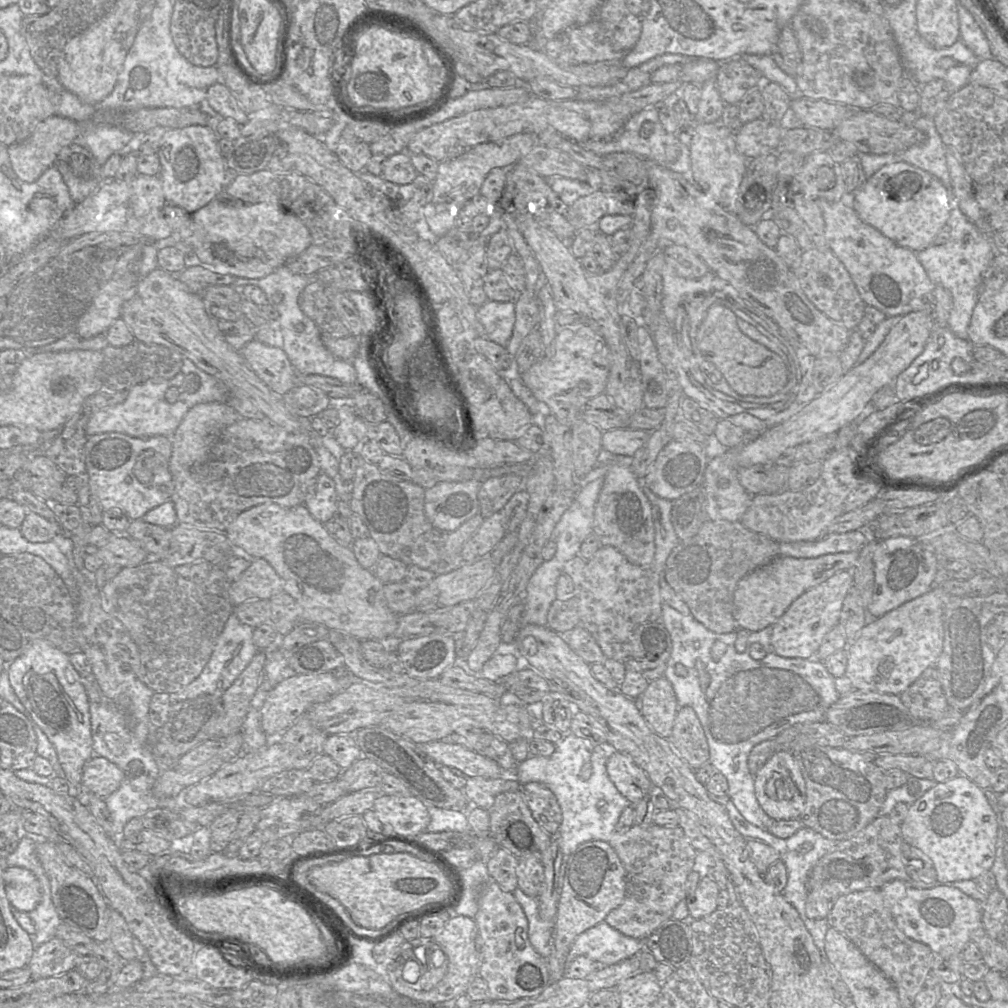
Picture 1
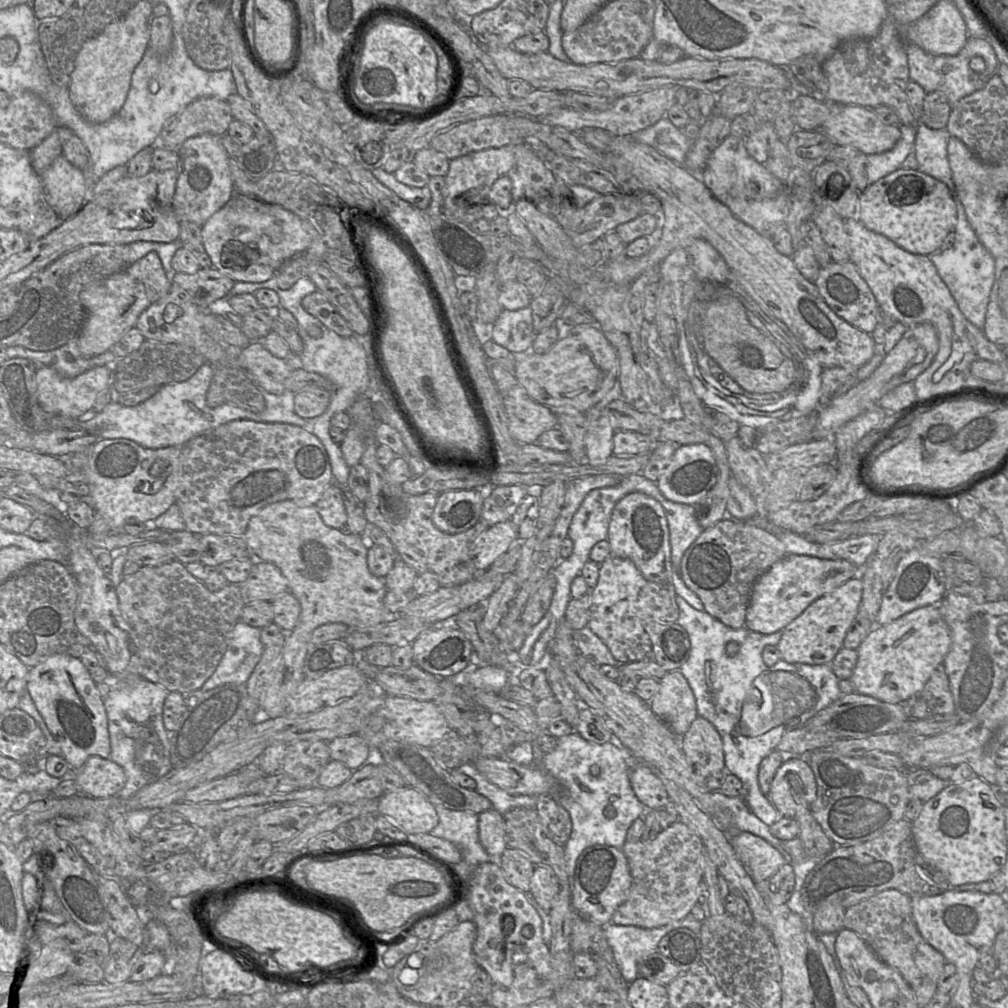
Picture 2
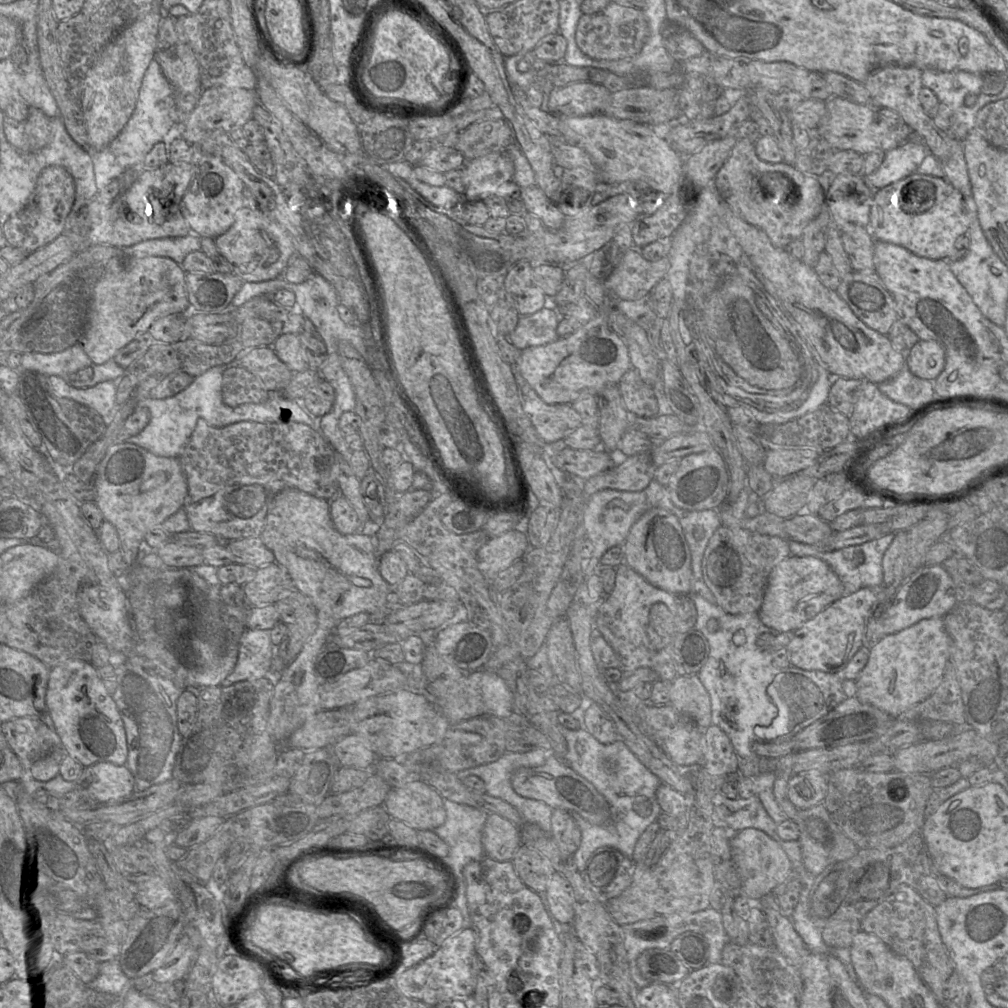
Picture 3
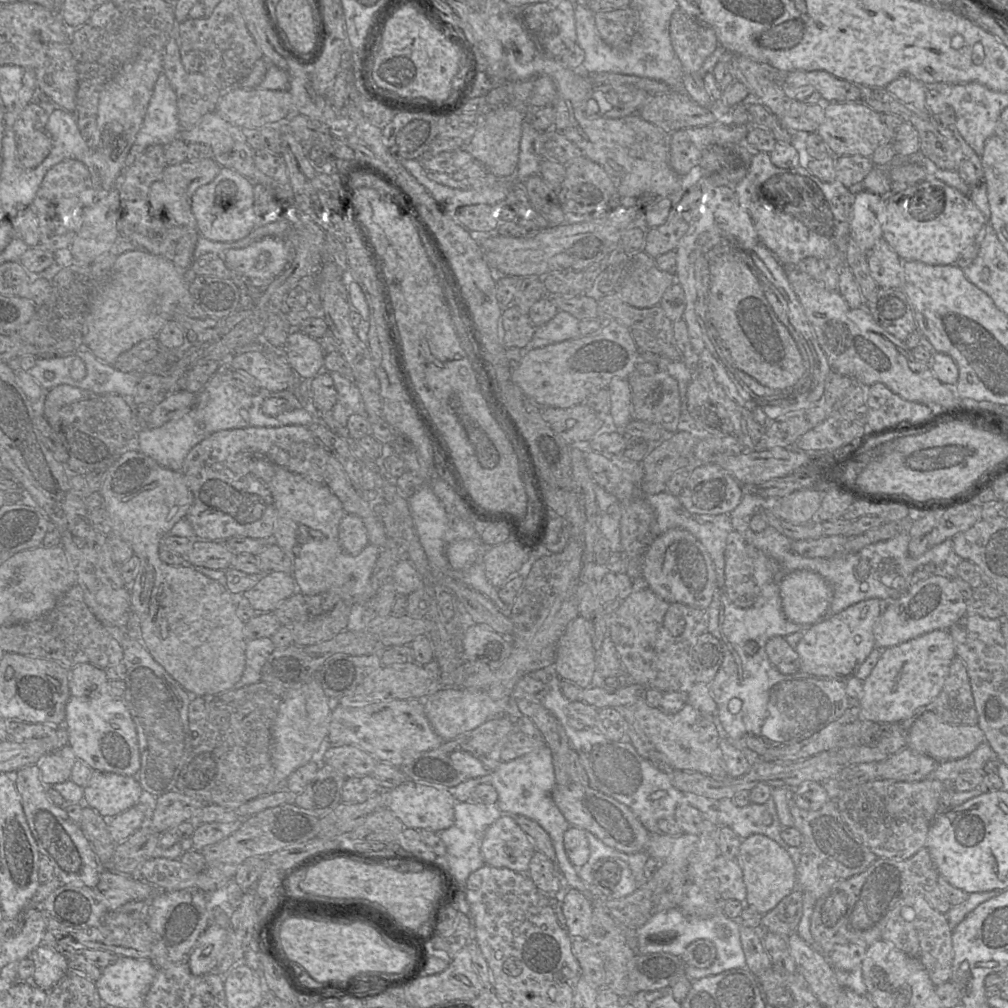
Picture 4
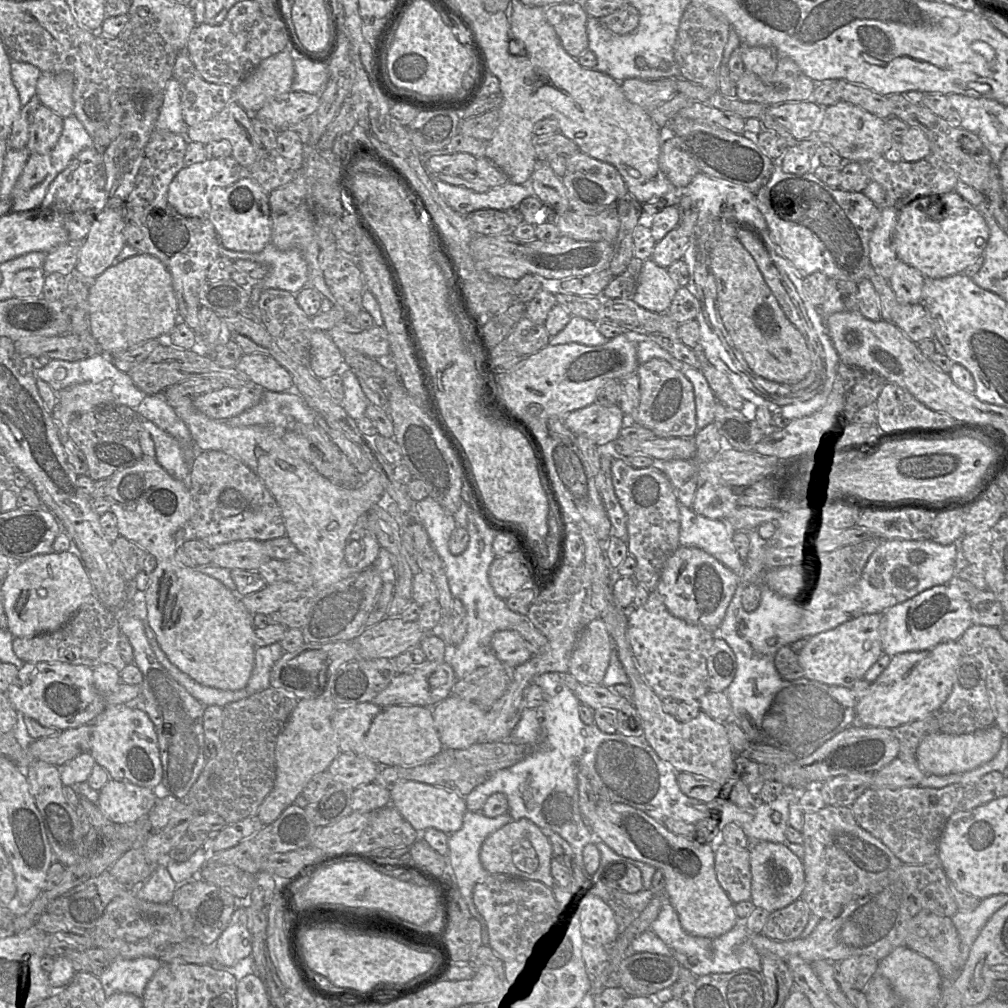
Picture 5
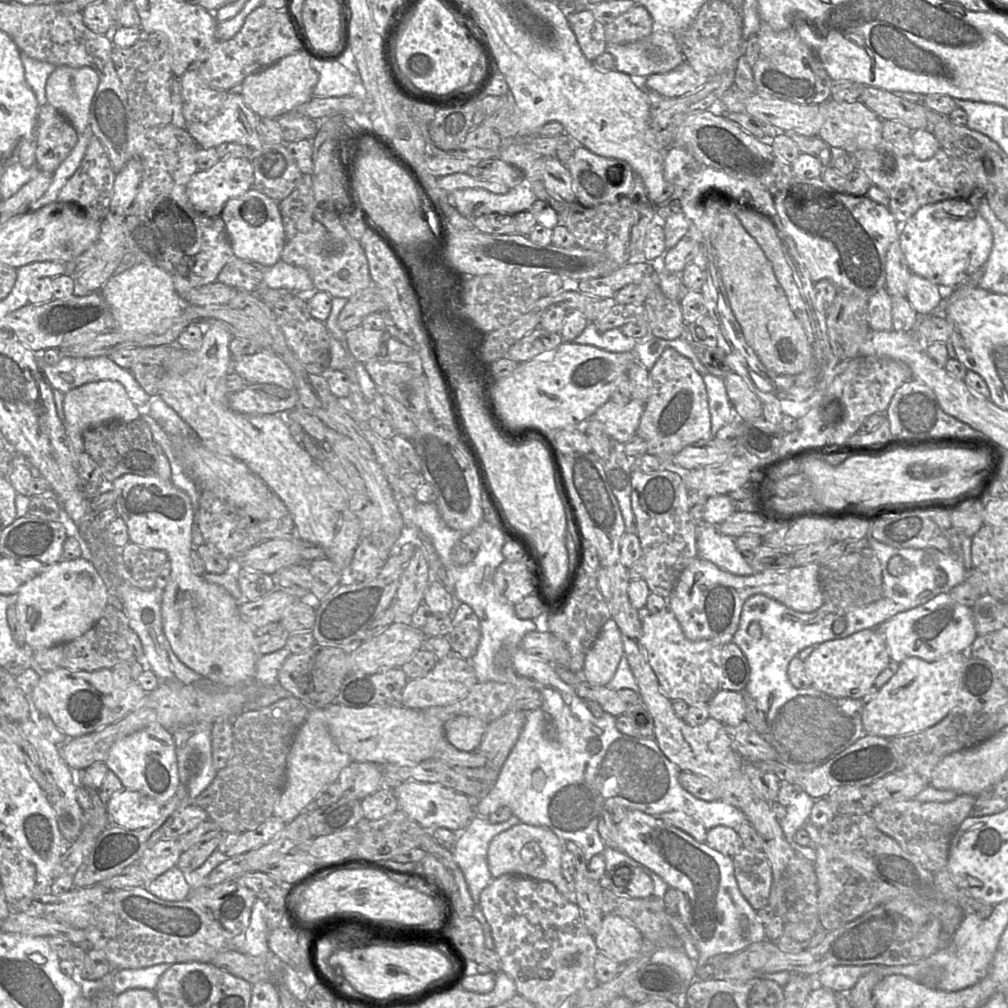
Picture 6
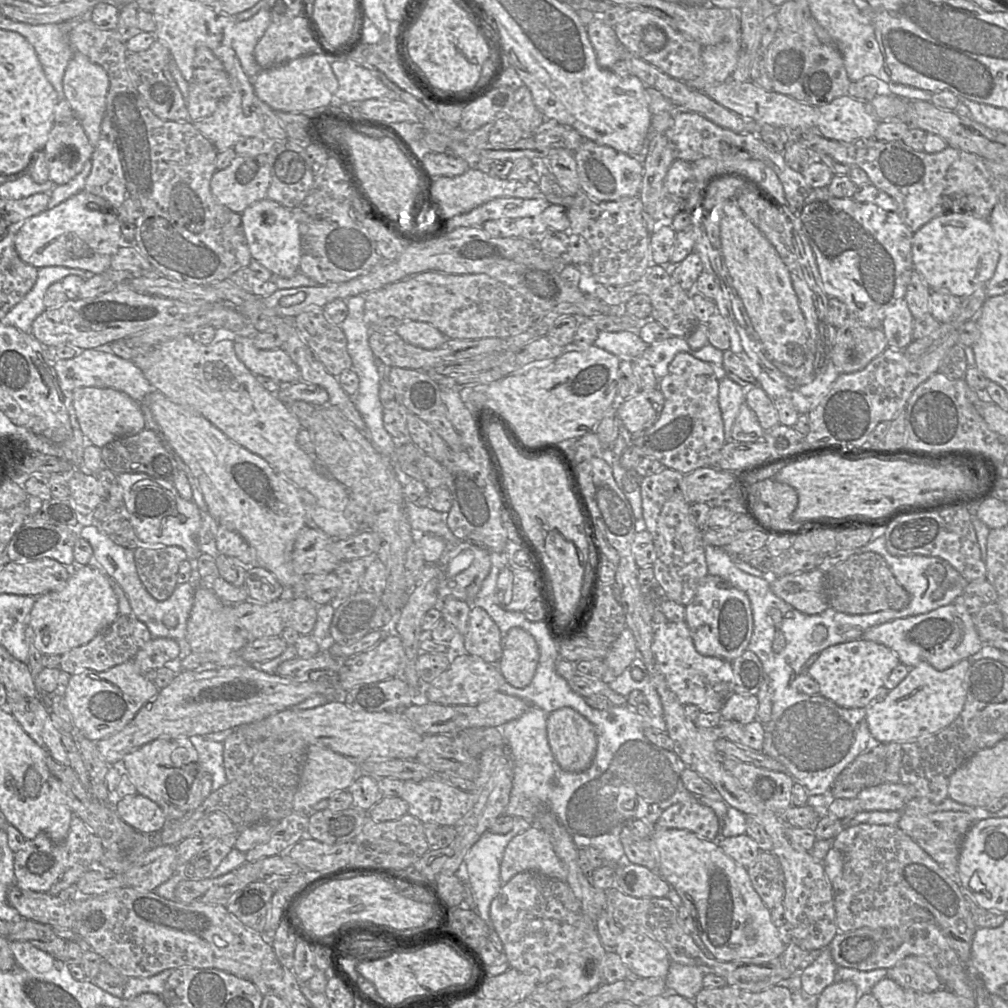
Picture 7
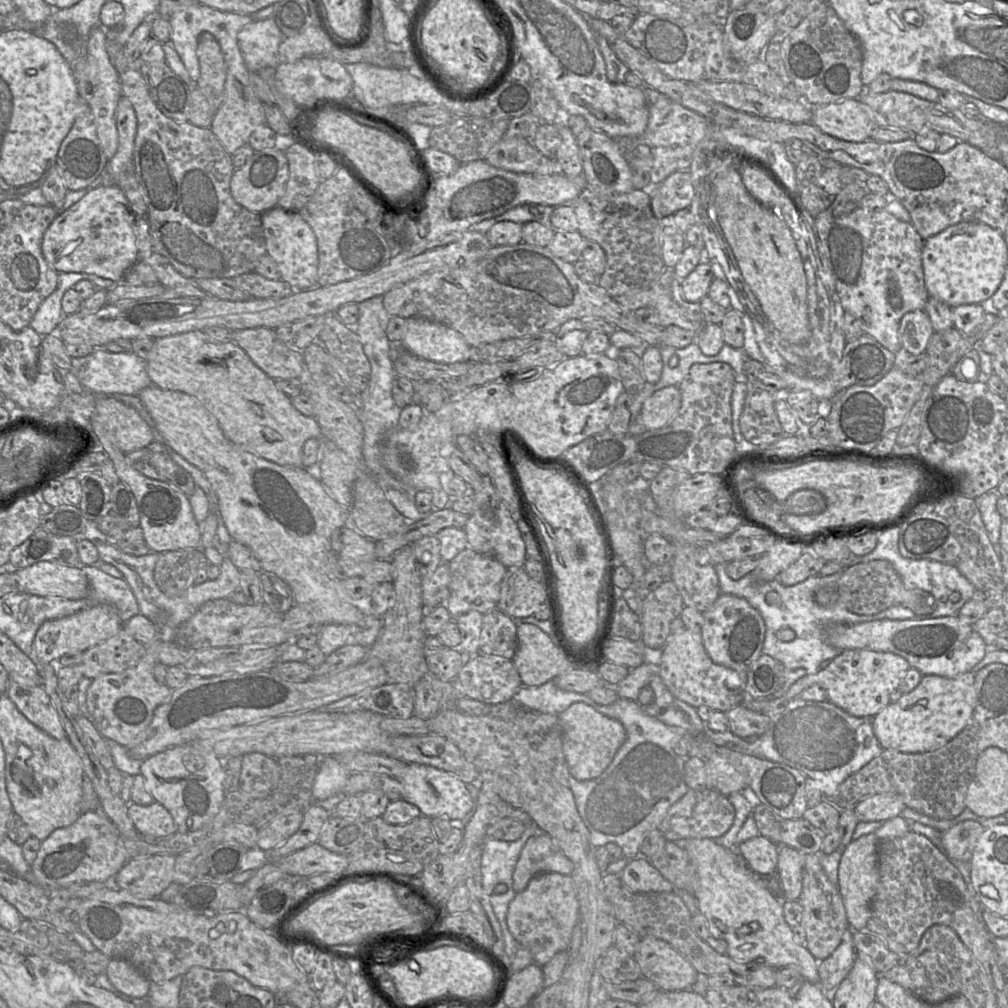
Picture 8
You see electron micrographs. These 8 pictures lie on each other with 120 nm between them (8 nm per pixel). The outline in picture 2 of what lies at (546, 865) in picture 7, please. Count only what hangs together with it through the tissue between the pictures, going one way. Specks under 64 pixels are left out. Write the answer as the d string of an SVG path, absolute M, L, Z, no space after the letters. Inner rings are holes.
M494 809L478 814L478 835L485 851L499 859L507 848L504 816Z

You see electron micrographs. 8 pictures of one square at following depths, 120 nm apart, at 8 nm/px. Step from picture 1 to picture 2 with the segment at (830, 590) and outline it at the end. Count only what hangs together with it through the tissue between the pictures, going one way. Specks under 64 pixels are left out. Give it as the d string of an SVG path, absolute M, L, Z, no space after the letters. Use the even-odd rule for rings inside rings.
M856 576L811 603L782 630L777 644L781 658L789 663L830 665L838 651L843 648L845 635L857 616L862 590L862 580Z

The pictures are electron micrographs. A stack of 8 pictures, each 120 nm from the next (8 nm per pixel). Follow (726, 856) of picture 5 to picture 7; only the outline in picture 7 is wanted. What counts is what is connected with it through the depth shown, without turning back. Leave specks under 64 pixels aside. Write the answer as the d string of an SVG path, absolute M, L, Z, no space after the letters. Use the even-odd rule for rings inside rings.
M761 851L754 863L747 868L755 891L768 909L781 904L785 894L784 875L777 857Z

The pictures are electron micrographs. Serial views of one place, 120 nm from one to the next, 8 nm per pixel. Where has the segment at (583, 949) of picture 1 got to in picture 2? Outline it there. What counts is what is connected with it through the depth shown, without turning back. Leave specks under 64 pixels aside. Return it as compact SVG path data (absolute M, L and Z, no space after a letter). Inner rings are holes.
M689 914L681 920L651 929L609 923L604 927L604 932L621 974L630 984L640 977L639 963L641 960L657 951L663 936L682 927L699 934L701 925L701 920Z

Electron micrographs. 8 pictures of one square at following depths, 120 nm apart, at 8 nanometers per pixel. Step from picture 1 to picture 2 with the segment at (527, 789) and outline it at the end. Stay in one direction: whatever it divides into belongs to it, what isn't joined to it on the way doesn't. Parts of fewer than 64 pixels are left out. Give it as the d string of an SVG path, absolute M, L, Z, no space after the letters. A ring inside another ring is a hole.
M551 795L537 796L535 810L546 836L563 847L572 831L572 821L567 810L559 805Z

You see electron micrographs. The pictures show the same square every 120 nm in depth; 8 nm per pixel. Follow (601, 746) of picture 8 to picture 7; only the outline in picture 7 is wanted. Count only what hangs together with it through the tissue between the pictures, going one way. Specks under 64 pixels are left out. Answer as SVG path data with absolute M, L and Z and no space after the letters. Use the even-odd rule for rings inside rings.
M570 707L547 716L549 746L559 766L568 772L583 772L591 765L597 749L594 726Z

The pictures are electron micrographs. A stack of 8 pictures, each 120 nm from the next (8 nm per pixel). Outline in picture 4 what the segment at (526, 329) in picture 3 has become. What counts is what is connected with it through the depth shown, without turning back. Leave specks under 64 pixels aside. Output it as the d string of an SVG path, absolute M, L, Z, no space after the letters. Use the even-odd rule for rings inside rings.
M564 311L557 314L546 324L536 327L526 349L534 349L558 342L581 337L579 320Z

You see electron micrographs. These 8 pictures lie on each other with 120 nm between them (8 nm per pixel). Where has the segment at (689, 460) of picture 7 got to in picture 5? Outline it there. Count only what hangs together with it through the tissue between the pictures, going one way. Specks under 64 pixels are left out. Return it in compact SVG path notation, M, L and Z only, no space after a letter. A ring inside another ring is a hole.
M652 358L638 365L635 373L640 379L638 409L628 418L662 438L693 438L697 432L696 406L692 383L679 370L663 359Z

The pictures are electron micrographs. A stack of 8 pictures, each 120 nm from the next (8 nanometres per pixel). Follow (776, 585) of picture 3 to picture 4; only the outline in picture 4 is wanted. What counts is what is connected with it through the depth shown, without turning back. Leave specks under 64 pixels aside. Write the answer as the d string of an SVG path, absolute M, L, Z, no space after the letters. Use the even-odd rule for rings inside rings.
M806 569L786 574L779 589L784 615L802 626L824 618L833 597L831 585L818 573Z

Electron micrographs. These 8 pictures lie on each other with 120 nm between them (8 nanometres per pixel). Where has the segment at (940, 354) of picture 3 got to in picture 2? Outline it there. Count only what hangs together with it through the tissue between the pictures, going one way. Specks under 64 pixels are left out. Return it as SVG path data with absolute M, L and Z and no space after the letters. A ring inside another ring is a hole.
M920 323L908 327L899 342L885 355L880 365L867 379L858 382L829 405L817 409L813 439L832 438L833 434L845 423L875 407L879 399L890 390L901 384L913 382L931 365L938 349L939 340L932 324Z

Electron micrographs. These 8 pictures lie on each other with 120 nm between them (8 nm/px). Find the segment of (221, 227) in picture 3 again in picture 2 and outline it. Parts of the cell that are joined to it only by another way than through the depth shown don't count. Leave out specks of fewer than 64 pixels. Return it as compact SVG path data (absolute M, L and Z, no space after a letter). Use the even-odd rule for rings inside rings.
M203 134L187 139L178 149L178 178L173 198L173 208L180 222L189 221L203 226L235 194L228 154L220 144L220 137Z

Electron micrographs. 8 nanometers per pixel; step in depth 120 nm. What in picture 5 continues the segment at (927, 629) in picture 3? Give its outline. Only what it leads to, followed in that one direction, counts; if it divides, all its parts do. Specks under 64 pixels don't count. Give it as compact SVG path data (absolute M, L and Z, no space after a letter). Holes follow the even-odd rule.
M946 641L927 650L903 652L892 656L887 668L859 699L856 705L856 721L867 727L895 729L924 718L938 709L949 697L953 688L955 670L962 655L964 654L957 641Z

